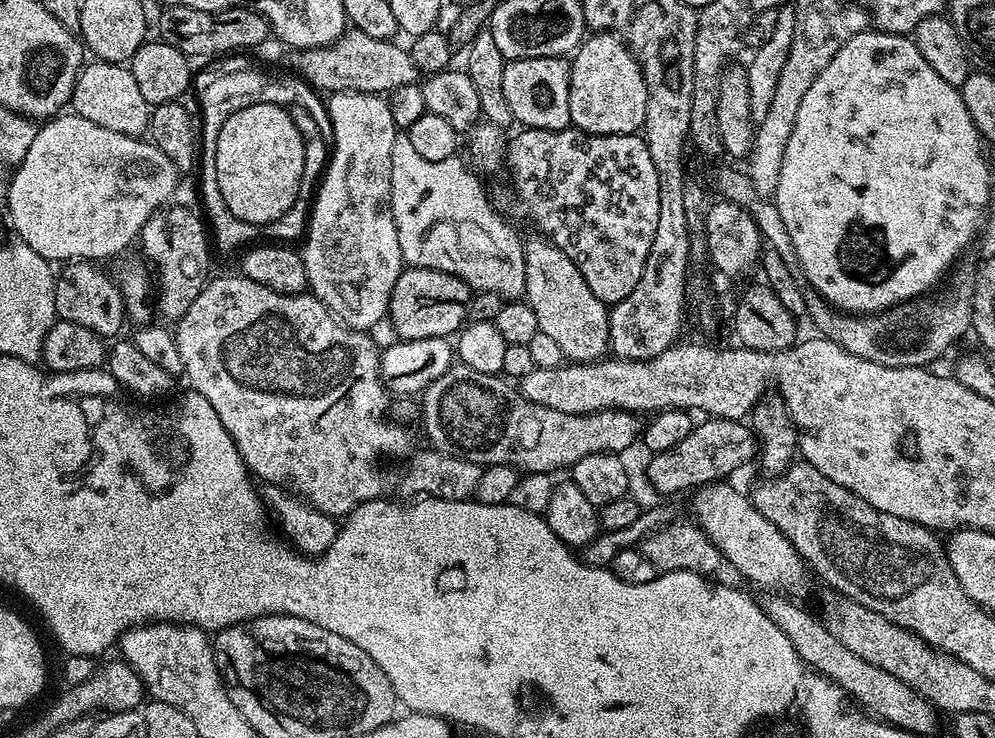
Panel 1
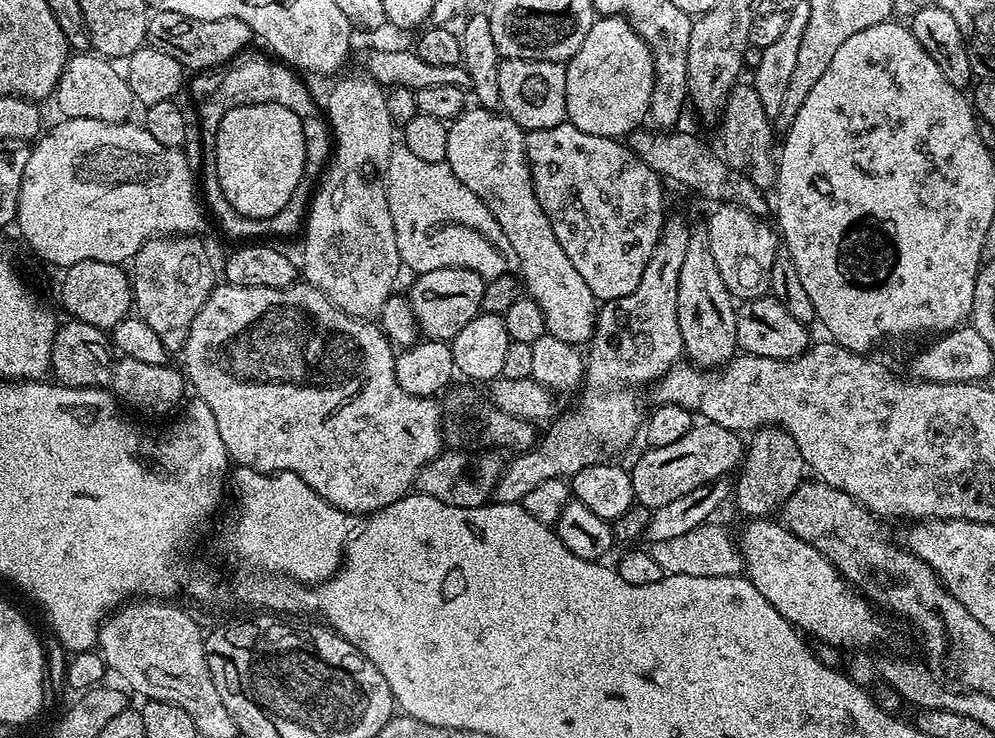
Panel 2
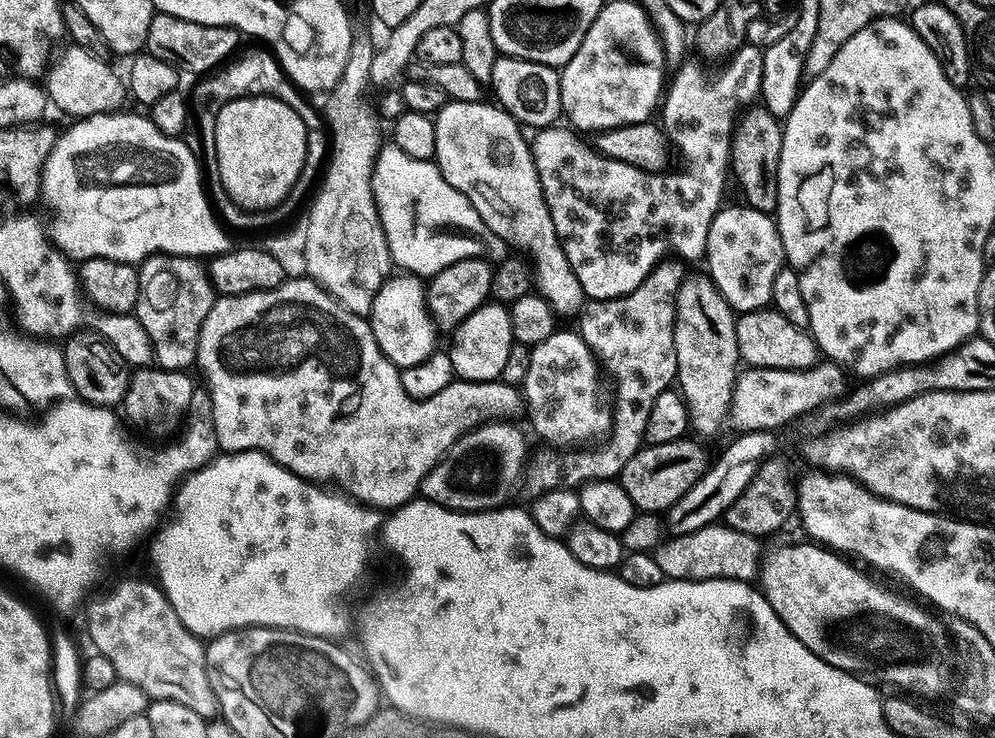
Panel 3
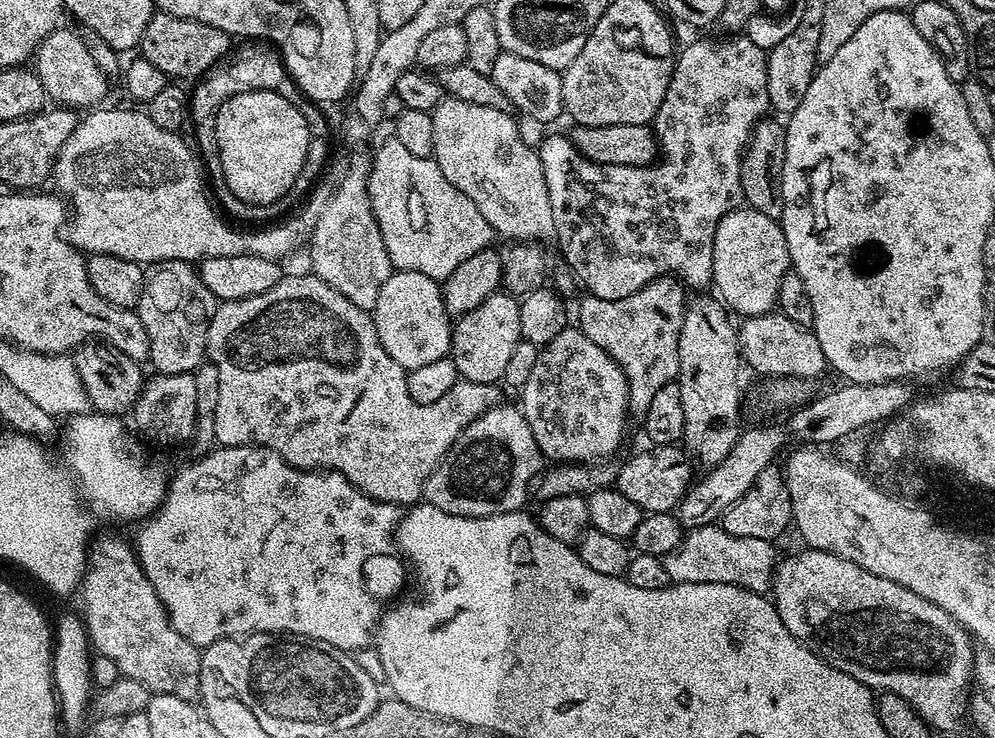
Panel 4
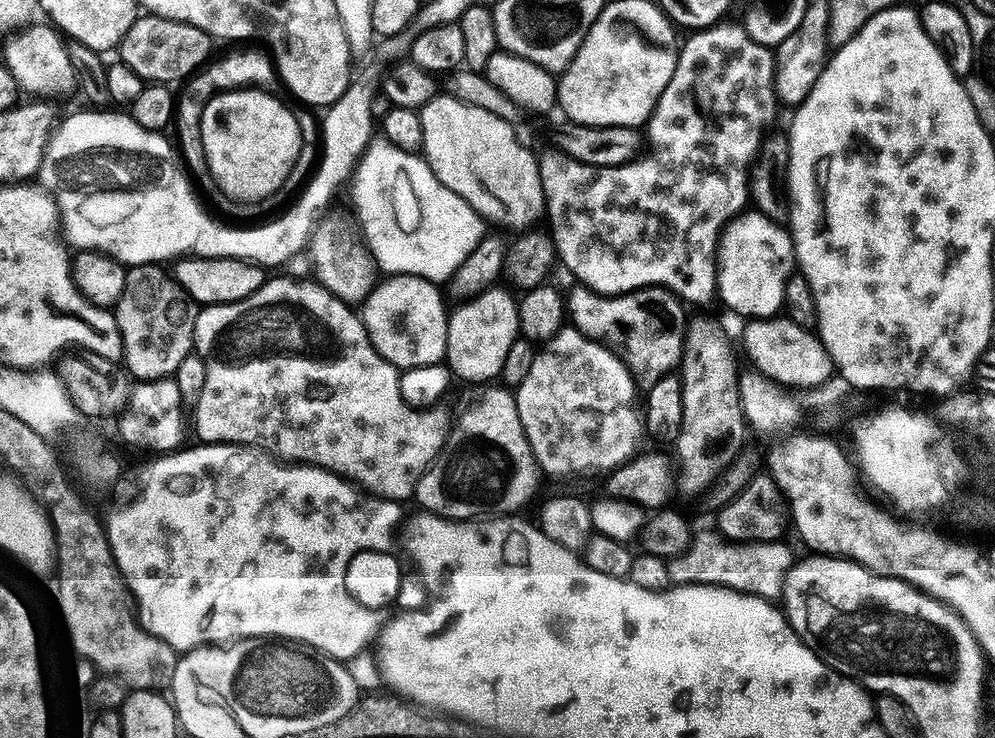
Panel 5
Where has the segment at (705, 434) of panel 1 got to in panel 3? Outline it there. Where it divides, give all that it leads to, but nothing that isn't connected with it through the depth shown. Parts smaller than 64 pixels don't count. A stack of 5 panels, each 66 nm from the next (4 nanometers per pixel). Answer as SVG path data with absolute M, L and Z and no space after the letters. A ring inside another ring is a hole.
M684 437L674 442L643 445L623 467L618 479L637 511L657 514L667 511L702 478L710 465L710 456L699 439L692 439Z

